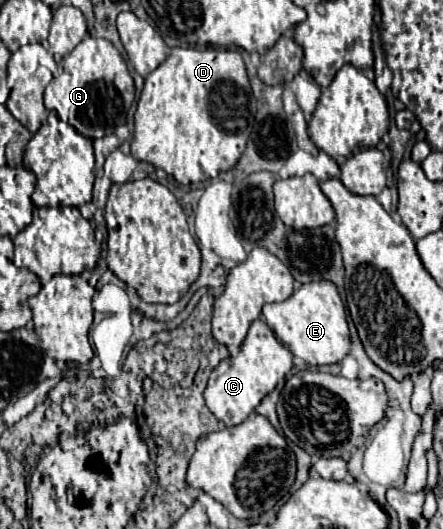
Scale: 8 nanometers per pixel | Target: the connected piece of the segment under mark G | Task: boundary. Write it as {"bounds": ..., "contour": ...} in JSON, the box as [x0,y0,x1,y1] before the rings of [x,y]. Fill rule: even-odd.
{"bounds":[45,36,135,138],"contour":[[[85,36],[75,50],[63,58],[63,74],[53,78],[45,88],[45,108],[57,112],[63,122],[69,122],[85,138],[103,138],[125,124],[127,112],[135,100],[135,84],[129,68],[117,48],[105,38]]]}

